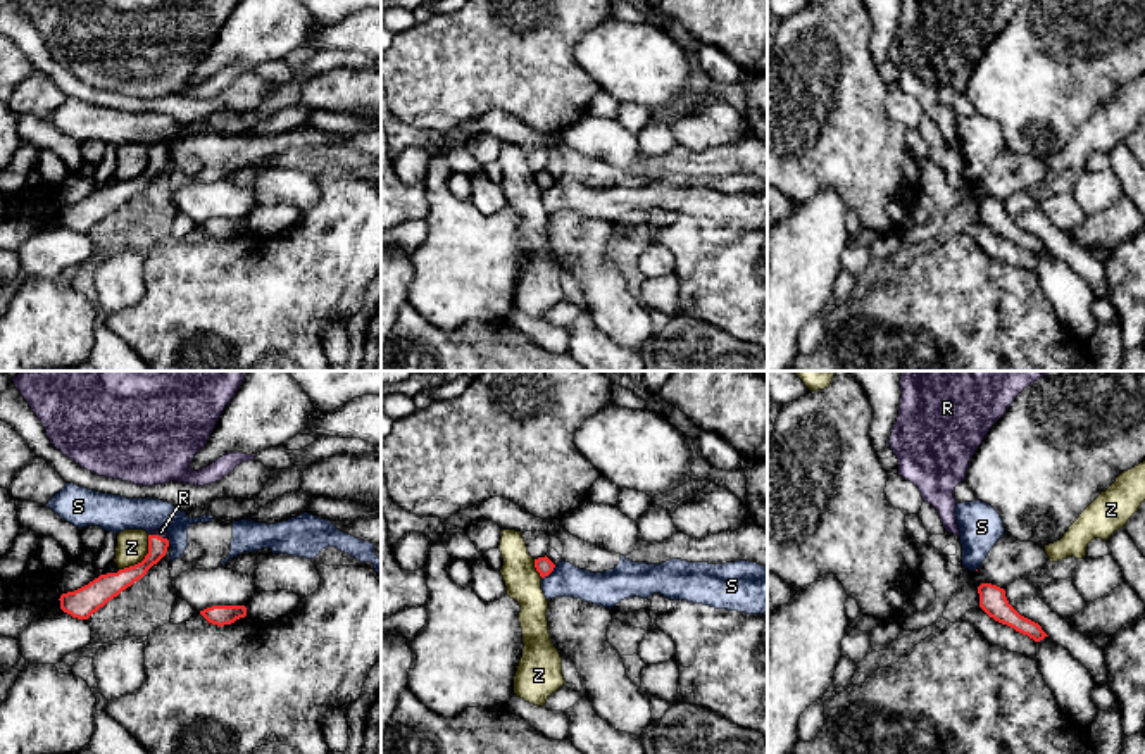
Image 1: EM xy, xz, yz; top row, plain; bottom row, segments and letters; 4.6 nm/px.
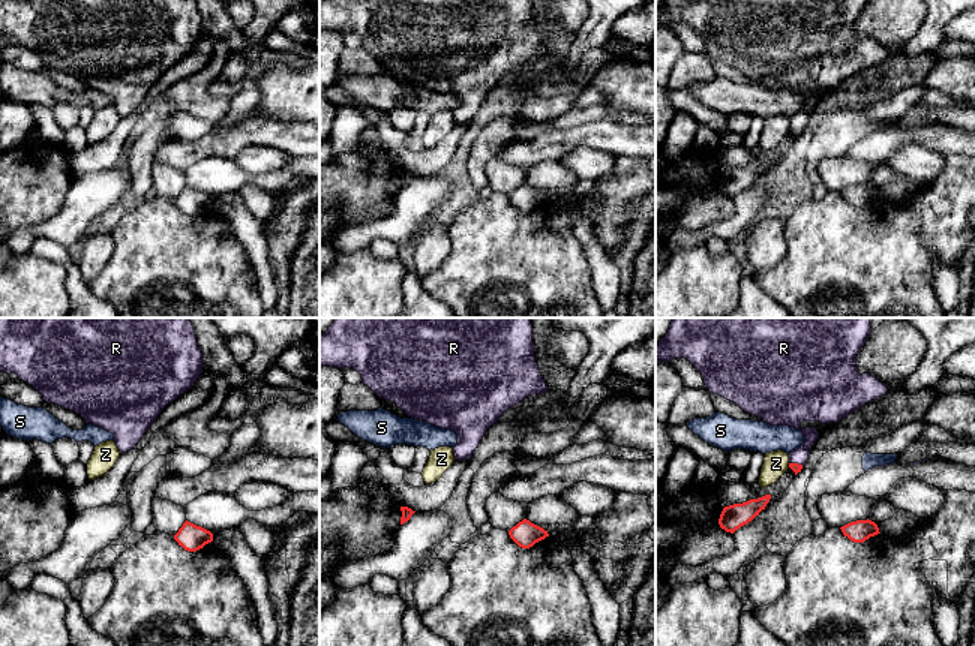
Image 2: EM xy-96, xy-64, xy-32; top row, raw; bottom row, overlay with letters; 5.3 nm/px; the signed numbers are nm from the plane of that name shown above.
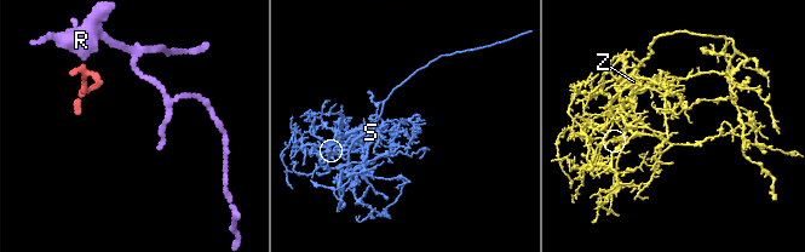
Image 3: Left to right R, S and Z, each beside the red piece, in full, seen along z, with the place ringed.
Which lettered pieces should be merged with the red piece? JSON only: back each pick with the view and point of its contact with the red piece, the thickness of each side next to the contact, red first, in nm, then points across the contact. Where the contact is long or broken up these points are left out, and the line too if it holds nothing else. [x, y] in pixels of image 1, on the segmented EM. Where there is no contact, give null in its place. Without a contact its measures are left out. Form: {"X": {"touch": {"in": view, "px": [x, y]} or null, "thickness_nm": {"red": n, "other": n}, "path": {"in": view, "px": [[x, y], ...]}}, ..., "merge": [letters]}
{"R": {"touch": {"in": "xy", "px": [157, 535]}, "thickness_nm": {"red": 90, "other": 40}, "path": {"in": "xy", "px": [[157, 546], [157, 535], [161, 532]]}}, "merge": ["R"]}

